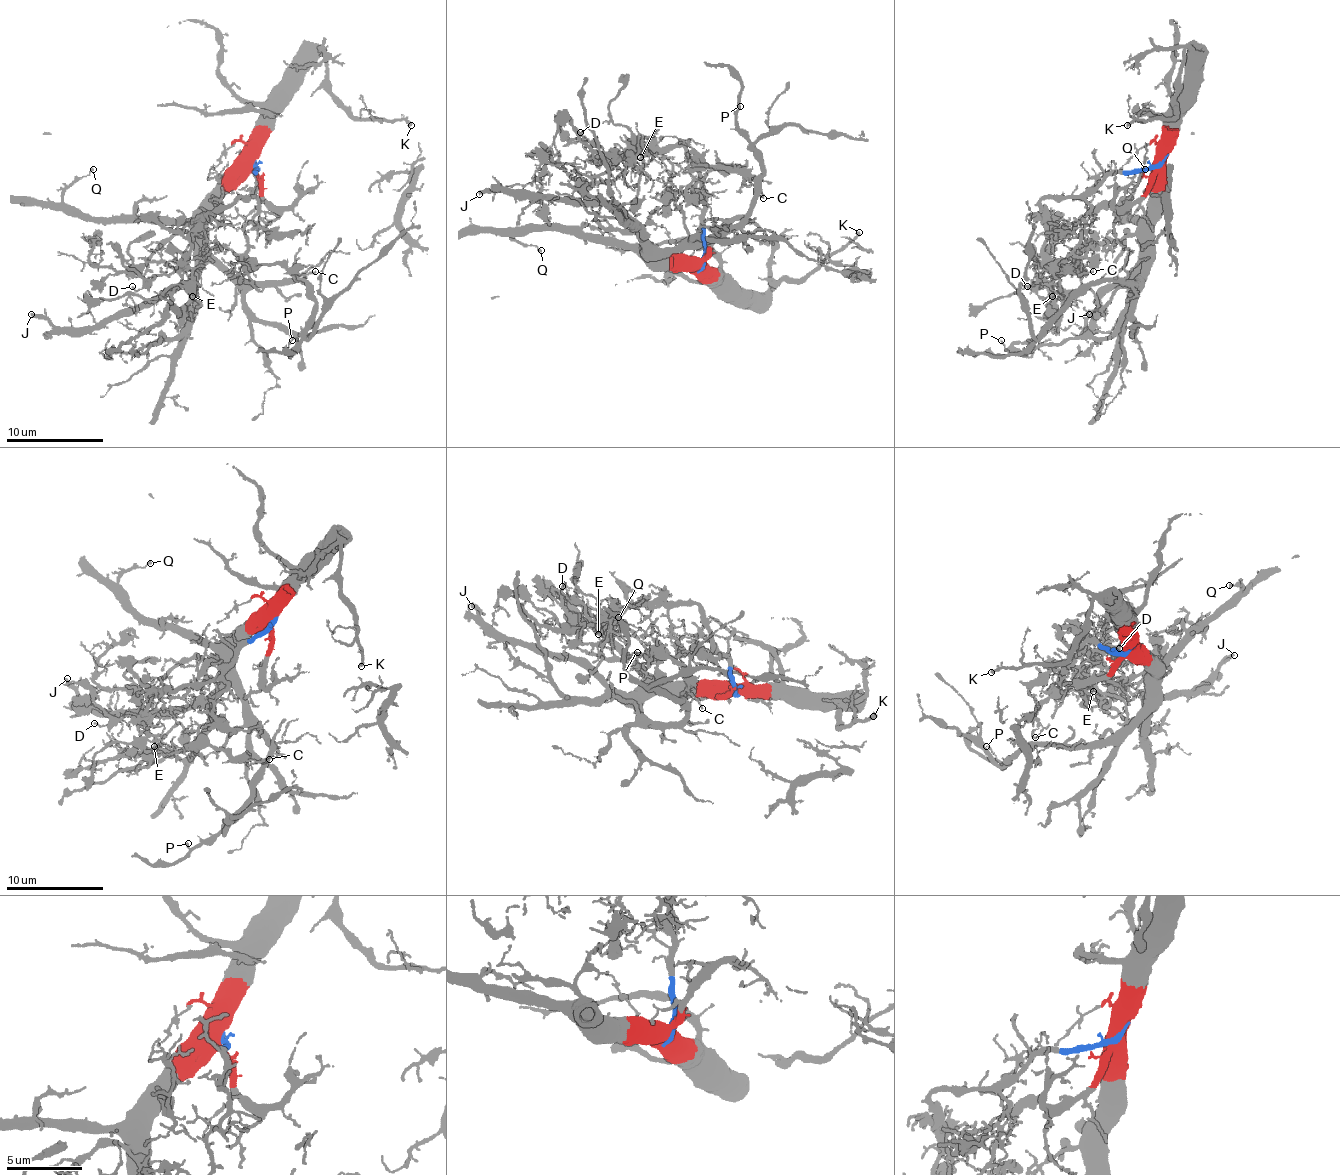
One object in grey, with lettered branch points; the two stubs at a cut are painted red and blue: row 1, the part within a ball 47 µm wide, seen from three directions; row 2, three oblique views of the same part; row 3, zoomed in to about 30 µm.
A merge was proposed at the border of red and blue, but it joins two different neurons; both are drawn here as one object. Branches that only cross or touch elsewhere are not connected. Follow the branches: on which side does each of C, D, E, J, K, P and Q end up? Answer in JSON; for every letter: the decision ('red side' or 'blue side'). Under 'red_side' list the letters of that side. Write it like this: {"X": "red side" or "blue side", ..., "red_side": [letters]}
{"C": "blue side", "D": "blue side", "E": "blue side", "J": "red side", "K": "red side", "P": "red side", "Q": "red side", "red_side": ["J", "K", "P", "Q"]}

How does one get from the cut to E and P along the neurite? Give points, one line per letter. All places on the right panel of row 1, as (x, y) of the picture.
E: (1160, 163), (1112, 171), (1095, 188), (1048, 195), (1041, 202), (1046, 236), (1044, 277), (1053, 285), (1051, 297)
P: (1160, 163), (1153, 175), (1150, 263), (1136, 280), (1107, 280), (1085, 287), (1019, 353), (1007, 353), (1000, 340)

